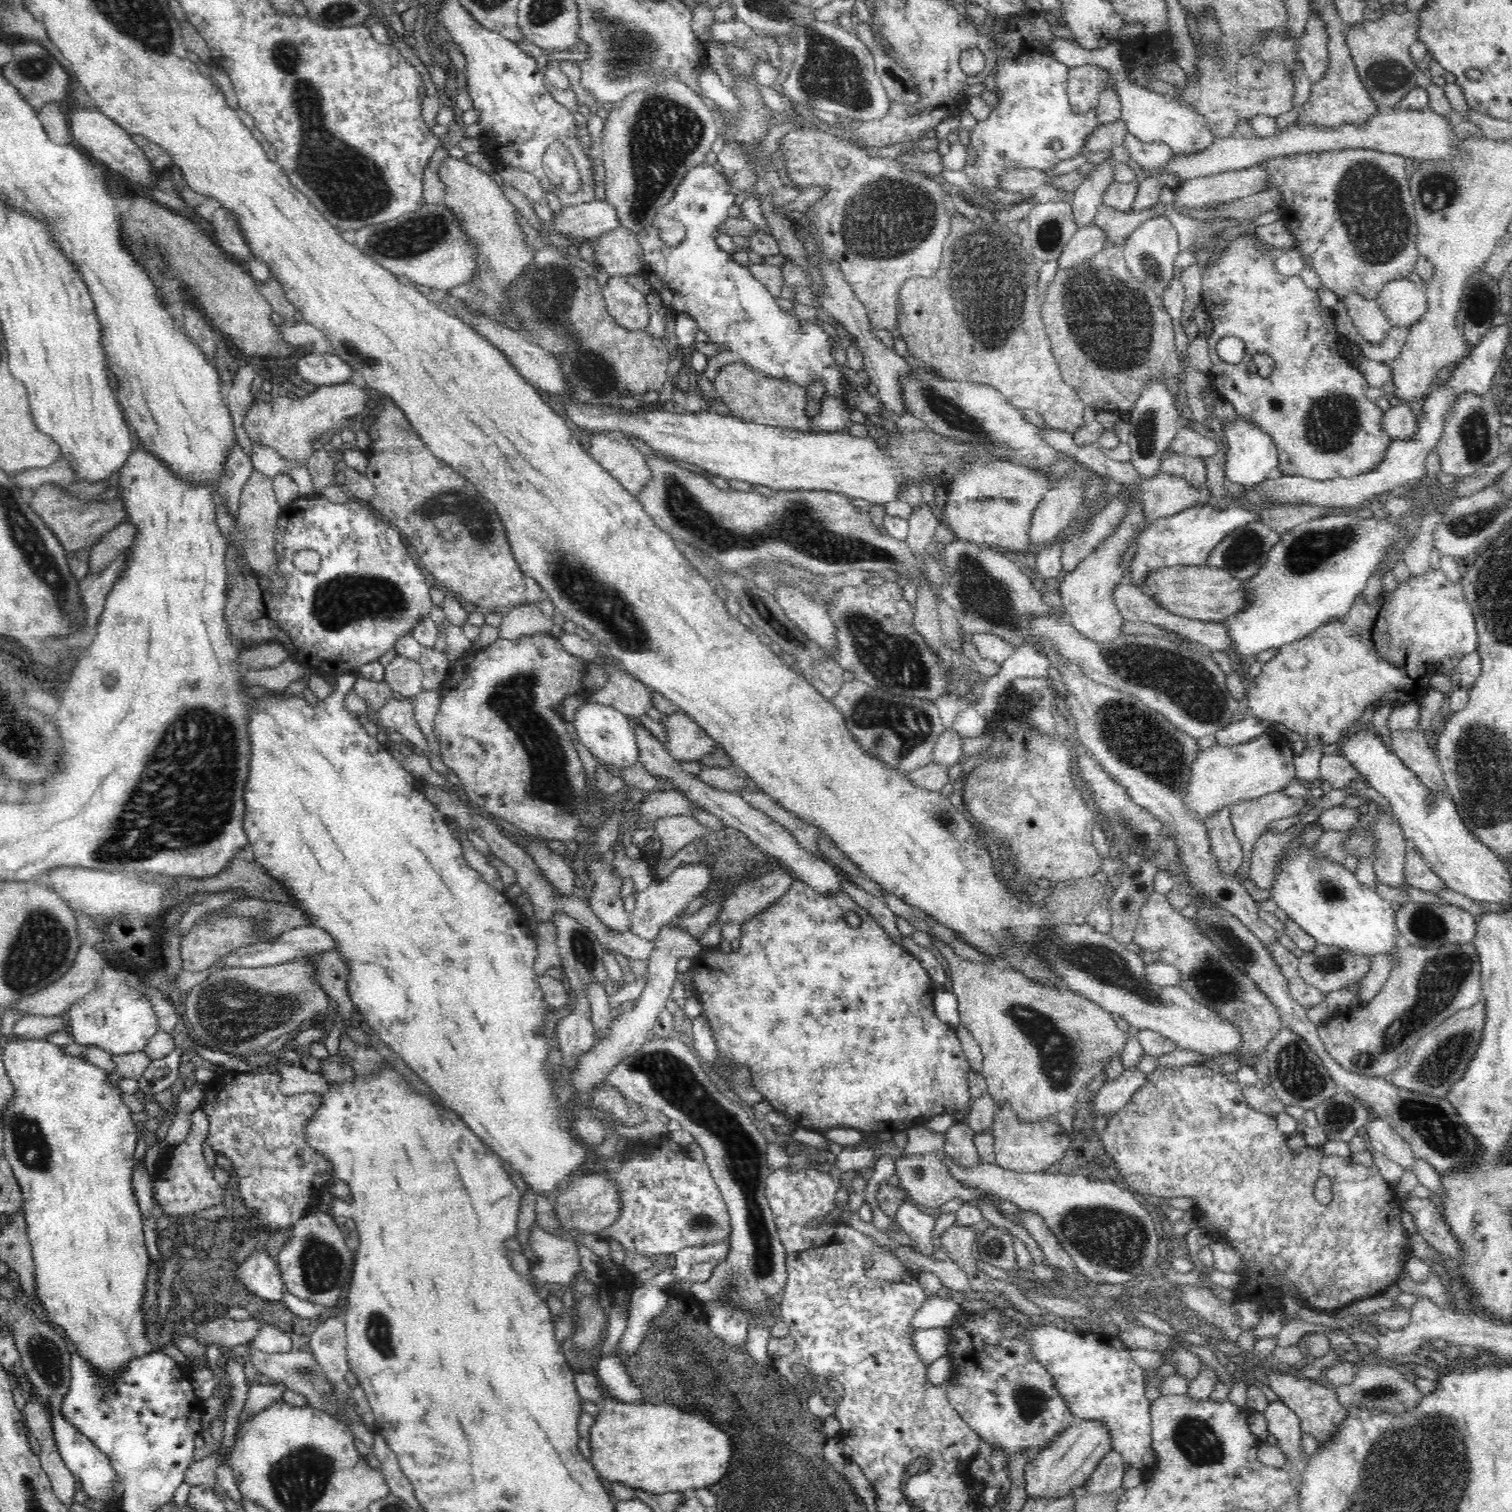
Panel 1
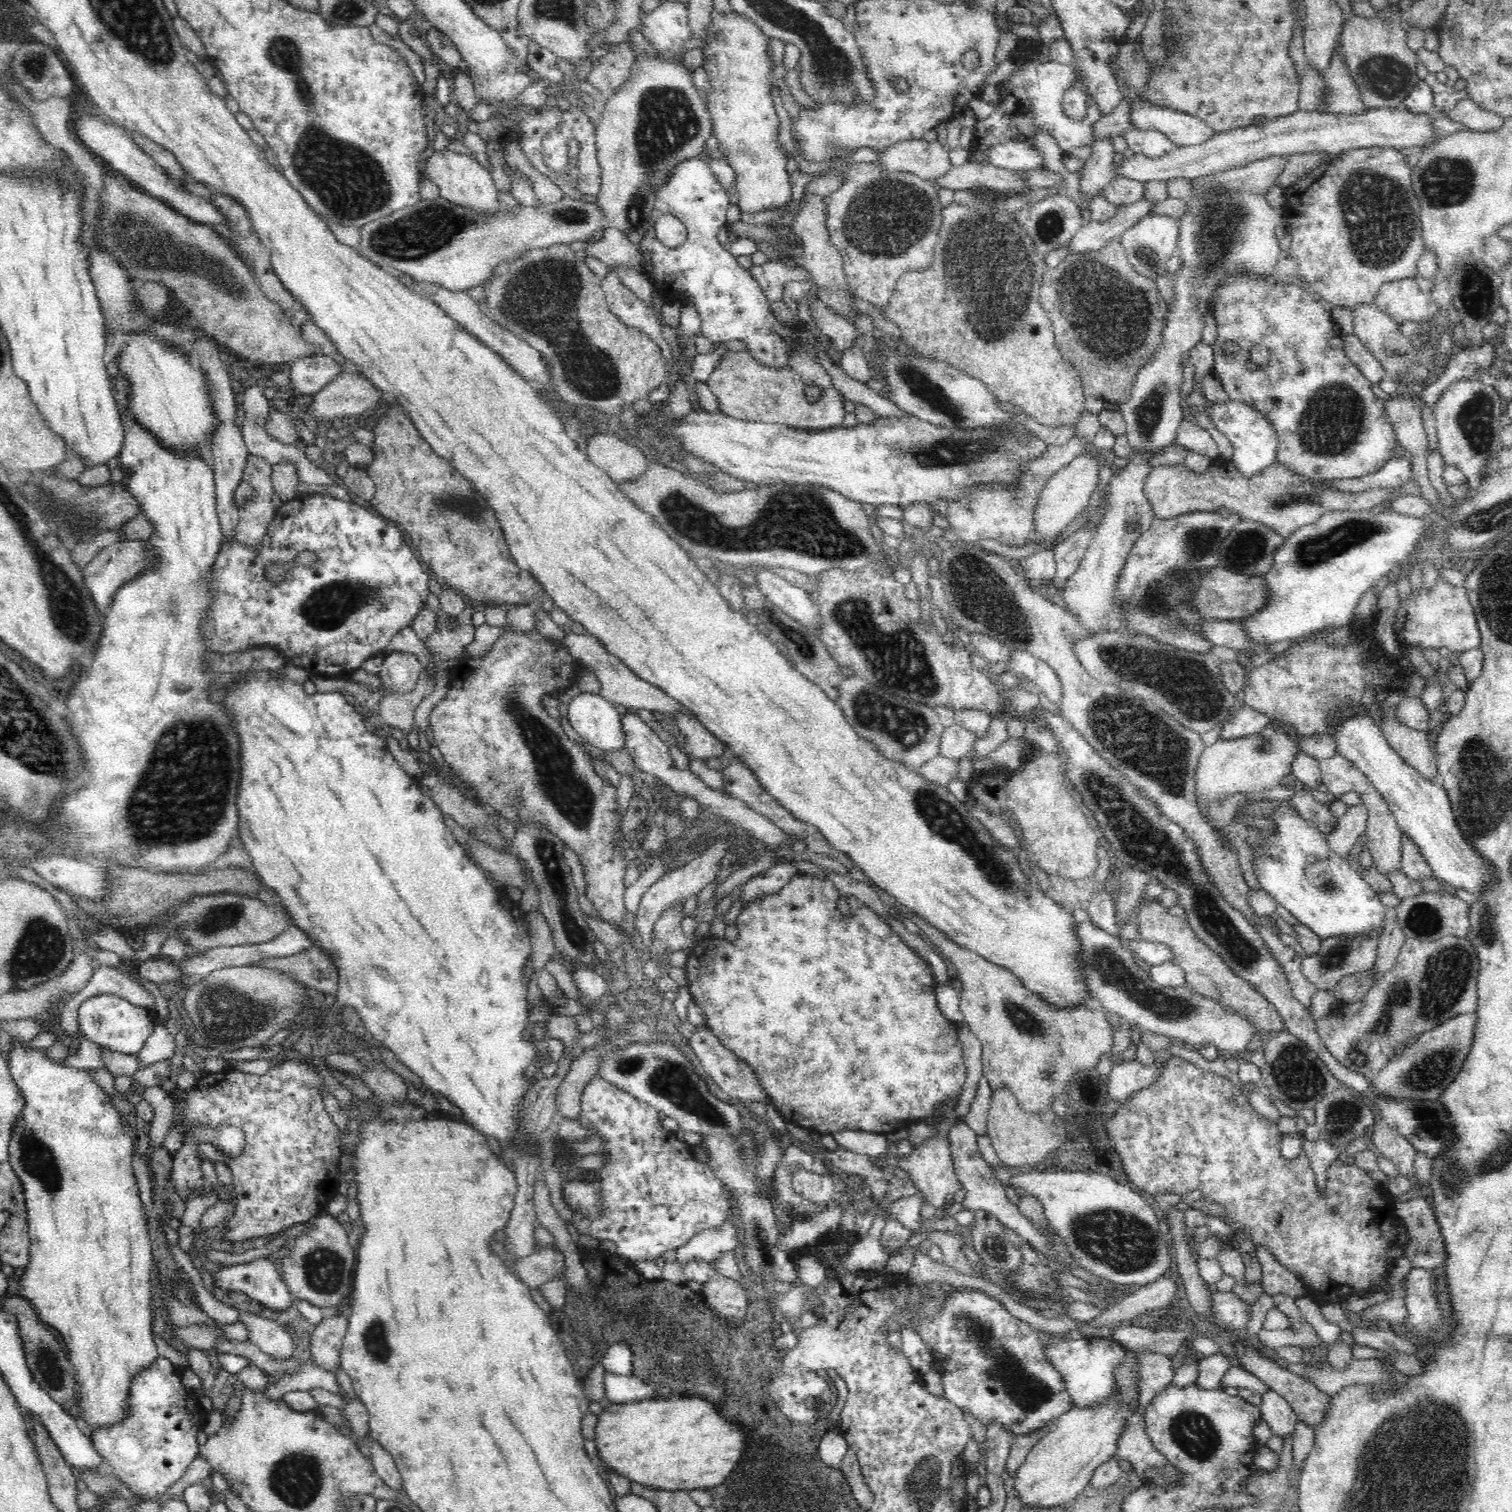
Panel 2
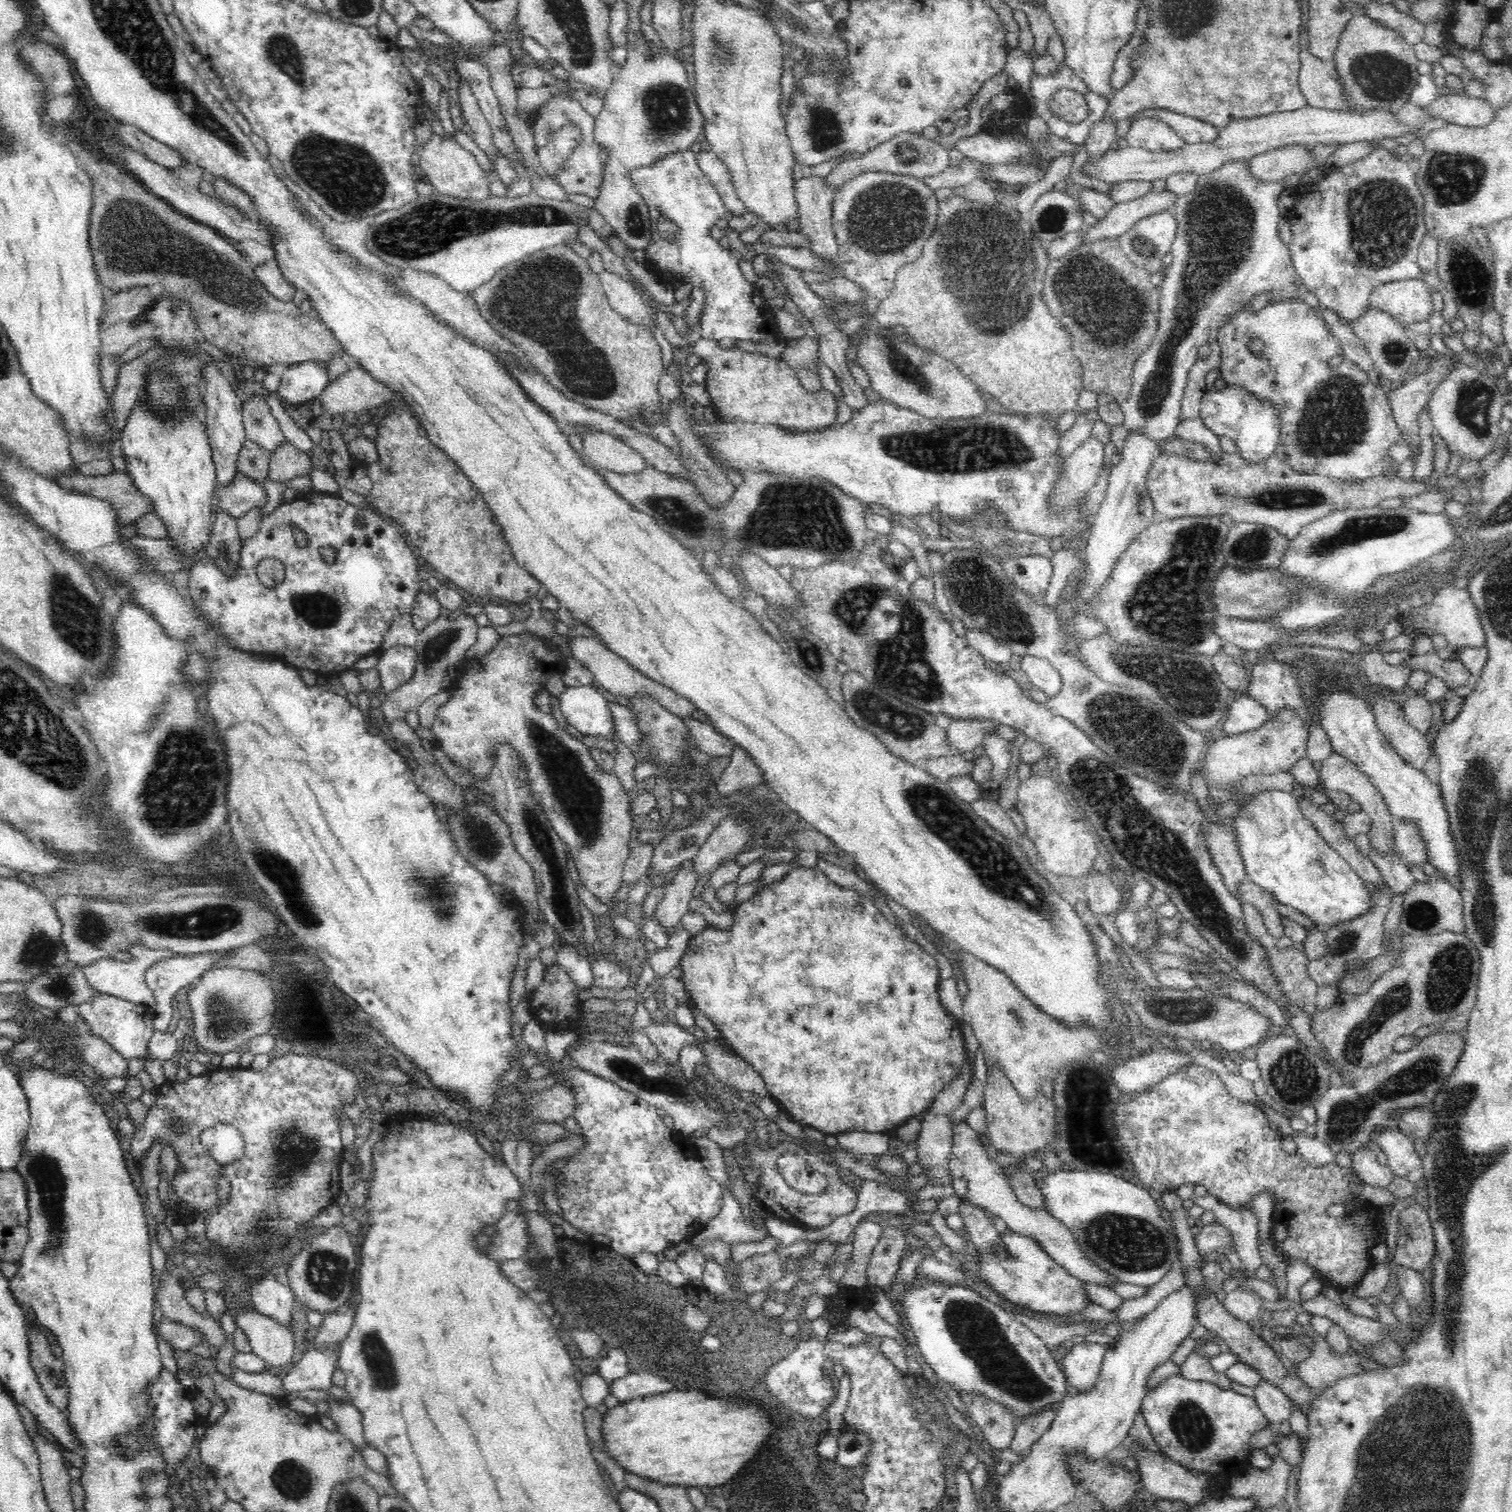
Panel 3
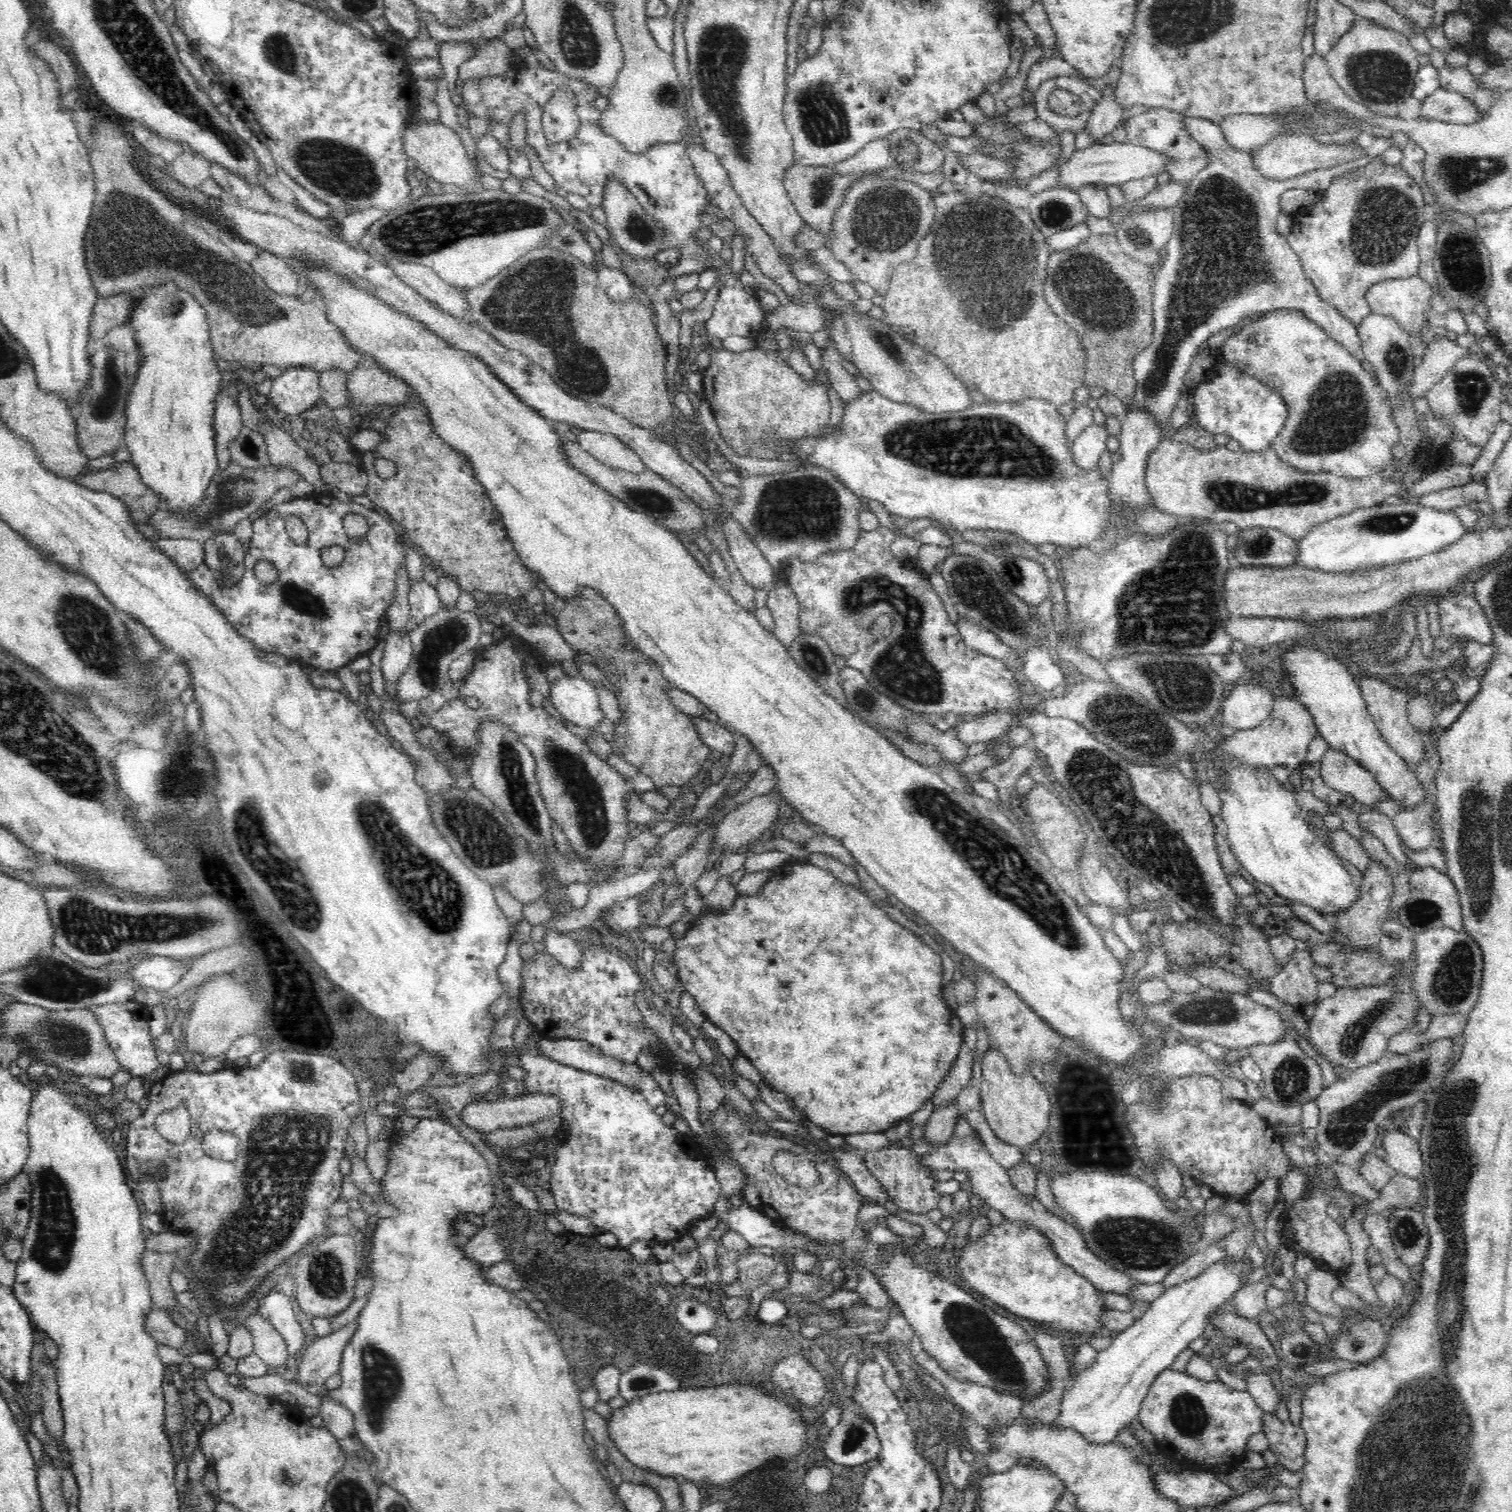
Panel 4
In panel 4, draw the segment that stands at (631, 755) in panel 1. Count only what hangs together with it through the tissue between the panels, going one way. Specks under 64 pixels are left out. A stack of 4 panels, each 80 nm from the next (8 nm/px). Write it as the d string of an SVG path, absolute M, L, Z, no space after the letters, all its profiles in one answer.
M564 675L551 688L551 704L565 720L580 728L598 728L604 713L600 709L598 691L582 677Z

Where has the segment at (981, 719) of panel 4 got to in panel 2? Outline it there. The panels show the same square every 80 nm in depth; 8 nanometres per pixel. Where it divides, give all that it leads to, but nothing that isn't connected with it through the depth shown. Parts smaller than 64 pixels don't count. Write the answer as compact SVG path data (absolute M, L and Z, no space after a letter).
M954 722L944 729L940 739L939 755L952 760L973 755L973 746L976 739L977 736L971 730Z

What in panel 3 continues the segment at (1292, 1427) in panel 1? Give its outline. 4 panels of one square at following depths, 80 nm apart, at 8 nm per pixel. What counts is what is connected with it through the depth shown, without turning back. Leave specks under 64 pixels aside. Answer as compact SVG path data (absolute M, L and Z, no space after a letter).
M1260 1380L1260 1384L1254 1388L1254 1397L1270 1427L1278 1429L1280 1424L1289 1422L1294 1405L1282 1390L1270 1382Z

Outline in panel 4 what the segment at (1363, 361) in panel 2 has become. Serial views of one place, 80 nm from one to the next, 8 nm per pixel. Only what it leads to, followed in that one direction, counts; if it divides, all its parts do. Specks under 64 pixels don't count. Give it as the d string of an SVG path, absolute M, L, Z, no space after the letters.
M1188 117L1184 120L1184 129L1194 141L1208 150L1210 160L1206 168L1190 182L1184 198L1172 208L1174 232L1166 244L1167 259L1160 262L1160 268L1155 272L1155 281L1152 282L1155 322L1153 342L1134 359L1136 386L1134 394L1127 400L1129 404L1135 404L1137 408L1153 414L1155 422L1161 428L1170 426L1170 416L1183 393L1184 376L1194 356L1198 354L1198 348L1207 343L1210 337L1230 326L1239 325L1246 318L1256 321L1258 317L1273 310L1298 309L1360 362L1365 359L1357 326L1350 319L1344 318L1338 309L1320 298L1316 287L1304 274L1298 255L1293 251L1288 239L1276 231L1276 221L1280 216L1281 195L1286 190L1298 188L1318 192L1328 189L1335 176L1353 168L1363 167L1376 157L1365 155L1350 162L1316 169L1291 179L1268 179L1253 165L1249 152L1236 150L1228 144L1221 126L1217 123L1204 118Z

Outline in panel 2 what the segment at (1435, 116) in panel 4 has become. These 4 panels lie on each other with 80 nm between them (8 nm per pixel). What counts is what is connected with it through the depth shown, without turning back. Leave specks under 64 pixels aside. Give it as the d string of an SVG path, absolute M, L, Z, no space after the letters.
M1470 98L1458 101L1456 106L1444 112L1443 116L1466 125L1472 131L1480 132L1496 131L1505 122L1503 117L1478 107Z

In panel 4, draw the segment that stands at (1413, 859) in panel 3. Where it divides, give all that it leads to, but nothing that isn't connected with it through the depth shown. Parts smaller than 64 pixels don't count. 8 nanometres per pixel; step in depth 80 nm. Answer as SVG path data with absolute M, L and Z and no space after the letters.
M1432 790L1424 791L1426 800L1422 804L1416 804L1410 811L1400 811L1393 818L1398 836L1414 852L1426 850L1432 844L1432 840L1438 838L1438 828L1432 823L1437 815L1437 794Z

